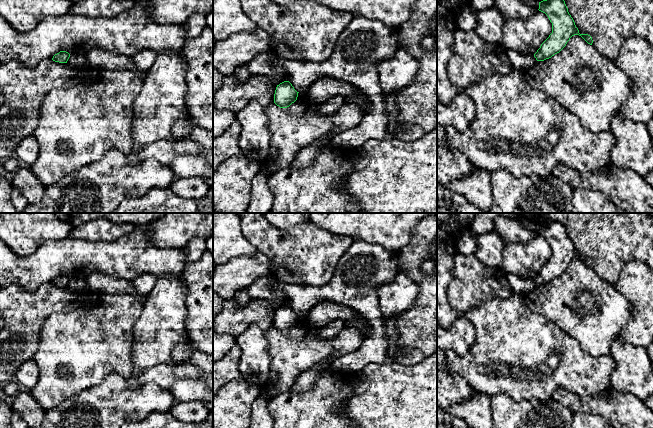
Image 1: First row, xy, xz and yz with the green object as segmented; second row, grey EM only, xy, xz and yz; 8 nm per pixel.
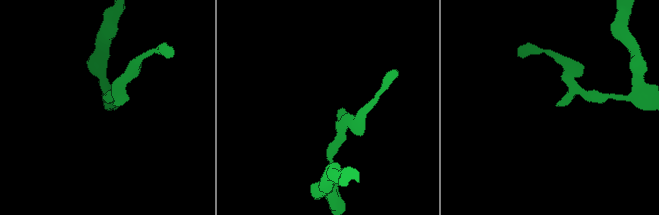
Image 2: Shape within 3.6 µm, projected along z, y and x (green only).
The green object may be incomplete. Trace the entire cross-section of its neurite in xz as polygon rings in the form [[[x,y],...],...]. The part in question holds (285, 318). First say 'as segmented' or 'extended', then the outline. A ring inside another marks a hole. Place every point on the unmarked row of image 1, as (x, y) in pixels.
as segmented; [[[284,305],[276,311],[274,327],[280,332],[287,332],[297,324],[298,317],[289,305]]]

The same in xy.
as segmented; [[[60,275],[59,277],[55,278],[52,282],[53,285],[59,287],[67,287],[70,278],[66,275]]]

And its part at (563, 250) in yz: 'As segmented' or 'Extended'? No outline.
As segmented

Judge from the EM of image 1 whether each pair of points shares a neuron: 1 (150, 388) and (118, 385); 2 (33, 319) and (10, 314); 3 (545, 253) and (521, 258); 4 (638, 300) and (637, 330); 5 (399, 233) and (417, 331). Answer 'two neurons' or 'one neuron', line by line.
1: one neuron
2: one neuron
3: one neuron
4: one neuron
5: two neurons

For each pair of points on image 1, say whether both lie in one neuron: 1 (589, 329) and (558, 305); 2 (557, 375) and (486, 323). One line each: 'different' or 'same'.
1: same
2: same

